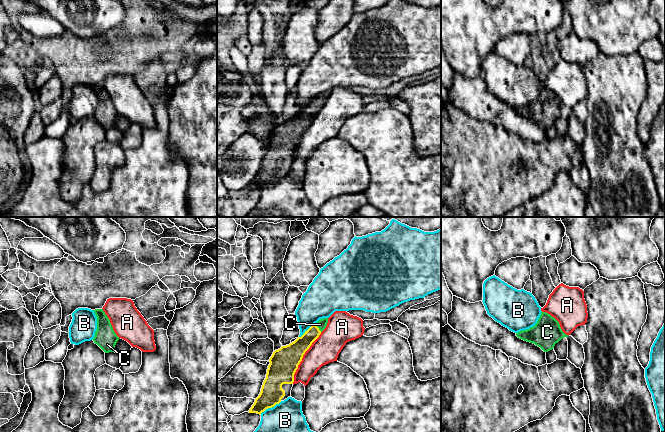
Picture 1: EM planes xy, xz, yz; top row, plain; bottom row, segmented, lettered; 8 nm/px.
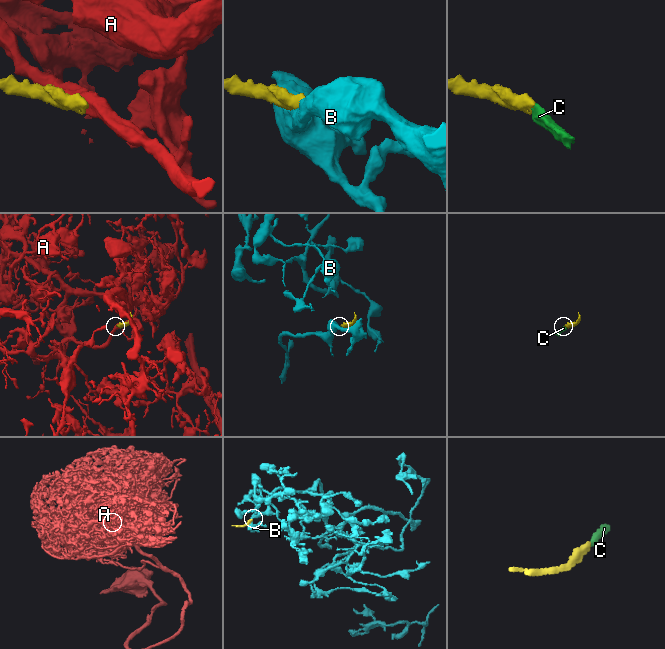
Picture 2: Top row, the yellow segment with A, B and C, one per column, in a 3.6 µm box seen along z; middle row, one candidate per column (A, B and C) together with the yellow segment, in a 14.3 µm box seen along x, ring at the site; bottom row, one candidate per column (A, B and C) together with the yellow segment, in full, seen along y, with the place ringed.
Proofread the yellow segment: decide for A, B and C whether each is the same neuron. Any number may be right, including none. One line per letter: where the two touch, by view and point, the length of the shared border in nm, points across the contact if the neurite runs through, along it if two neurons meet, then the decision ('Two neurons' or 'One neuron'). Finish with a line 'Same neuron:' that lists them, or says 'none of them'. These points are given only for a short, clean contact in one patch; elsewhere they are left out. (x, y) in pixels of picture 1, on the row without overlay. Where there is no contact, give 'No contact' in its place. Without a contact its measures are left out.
A: Touches yellow at xz (302, 133). Shared border 480 nm. Two neurons
B: Touches yellow at xz (270, 183). Shared border 200 nm. Two neurons
C: Touches yellow at xz (317, 103). Shared border 80 nm. Path across: xz (296, 126), (317, 103), (322, 99). One neuron
Same neuron: C

